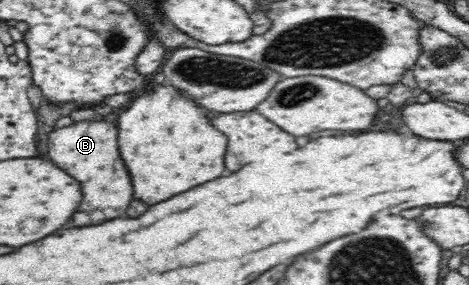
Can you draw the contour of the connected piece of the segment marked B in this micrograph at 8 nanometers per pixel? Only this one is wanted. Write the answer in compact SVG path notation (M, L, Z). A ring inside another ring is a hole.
M102 116L100 119L83 119L68 126L56 128L49 134L49 152L47 156L63 168L67 174L77 178L83 190L83 202L73 216L75 226L89 226L85 222L111 220L117 216L125 216L125 208L133 200L133 186L129 178L127 165L123 163L119 151L119 132L112 121ZM105 174L105 176L97 176ZM83 214L83 216L79 216Z

